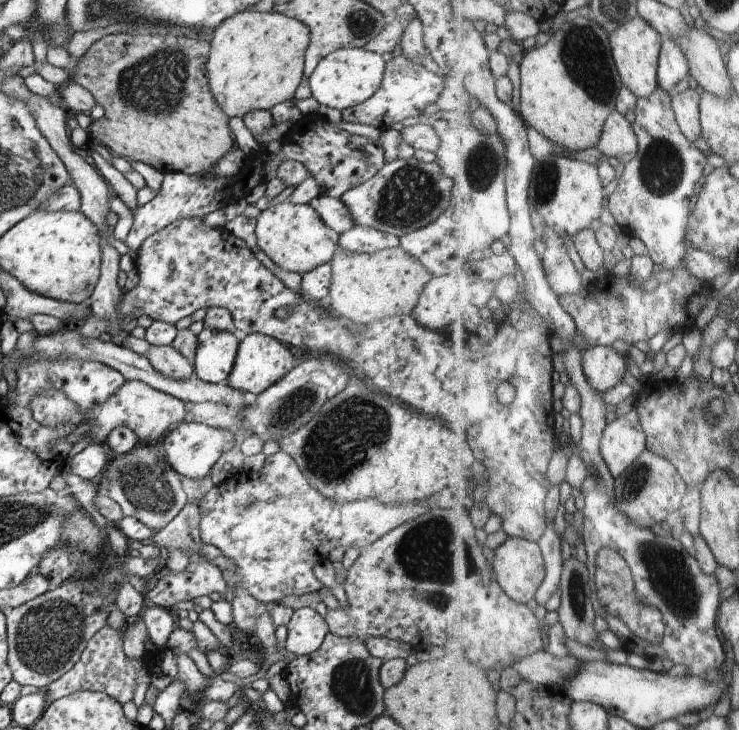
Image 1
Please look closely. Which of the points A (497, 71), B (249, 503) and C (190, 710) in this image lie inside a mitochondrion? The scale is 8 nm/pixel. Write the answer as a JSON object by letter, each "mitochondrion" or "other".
{"A":"other","B":"mitochondrion","C":"other"}

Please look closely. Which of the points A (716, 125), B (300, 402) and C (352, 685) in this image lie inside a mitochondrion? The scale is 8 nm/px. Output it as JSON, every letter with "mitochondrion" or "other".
{"A":"other","B":"mitochondrion","C":"mitochondrion"}

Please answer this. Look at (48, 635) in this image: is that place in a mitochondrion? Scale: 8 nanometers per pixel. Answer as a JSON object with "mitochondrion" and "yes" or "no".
{"mitochondrion":"yes"}

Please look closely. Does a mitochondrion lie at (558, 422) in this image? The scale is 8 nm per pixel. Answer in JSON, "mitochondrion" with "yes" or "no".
{"mitochondrion":"no"}

